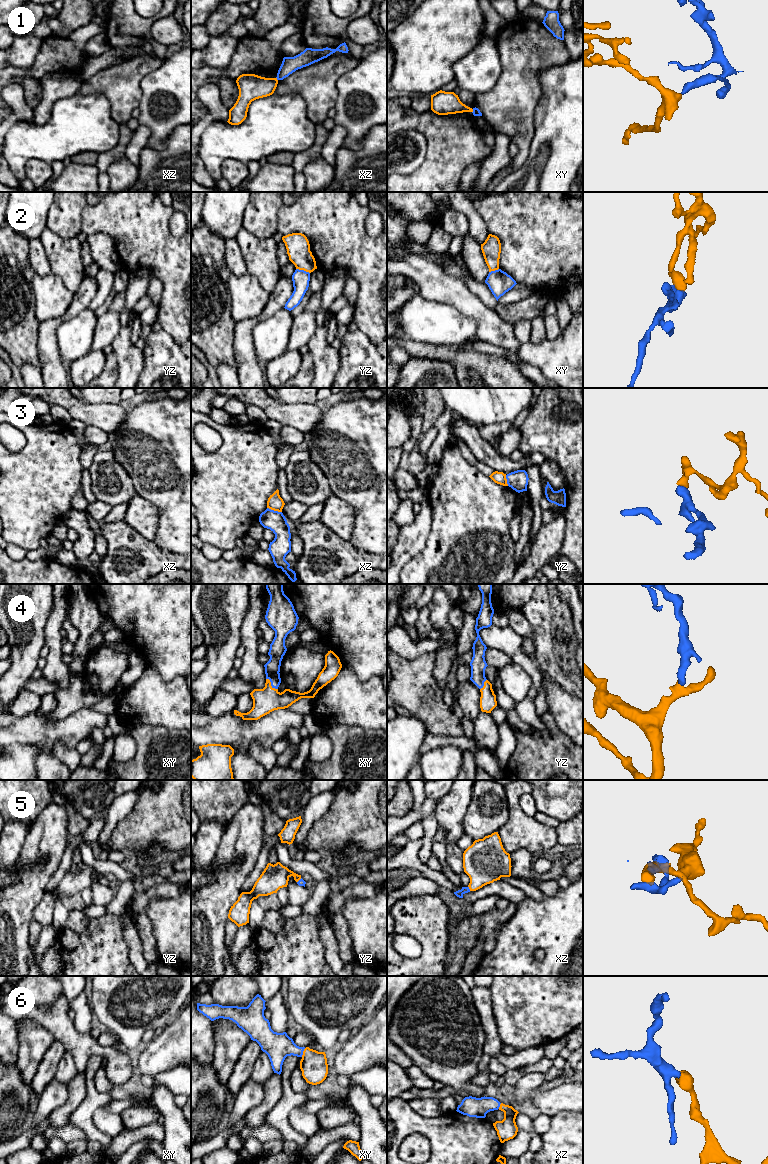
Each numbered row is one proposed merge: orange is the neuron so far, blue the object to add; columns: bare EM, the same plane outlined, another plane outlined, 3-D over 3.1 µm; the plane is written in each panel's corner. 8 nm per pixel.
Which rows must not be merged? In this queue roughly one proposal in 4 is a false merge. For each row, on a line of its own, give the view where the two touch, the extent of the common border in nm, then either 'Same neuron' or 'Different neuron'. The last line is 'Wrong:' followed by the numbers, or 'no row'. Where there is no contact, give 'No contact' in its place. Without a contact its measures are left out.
1: Touches orange in xy. Shared border 30 nm. Different neuron
2: Touches orange in yz. Shared border 120 nm. Different neuron
3: Touches orange in xz. Shared border 130 nm. Different neuron
4: Touches orange in xy. Shared border 130 nm. Same neuron
5: Touches orange in xz. Shared border 40 nm. Same neuron
6: Touches orange in xy. Shared border 80 nm. Same neuron
Wrong: 1, 2, 3

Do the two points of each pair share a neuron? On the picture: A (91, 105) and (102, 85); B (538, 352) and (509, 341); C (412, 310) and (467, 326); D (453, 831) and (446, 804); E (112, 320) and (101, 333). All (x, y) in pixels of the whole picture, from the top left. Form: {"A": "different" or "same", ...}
{"A": "different", "B": "different", "C": "same", "D": "same", "E": "same"}

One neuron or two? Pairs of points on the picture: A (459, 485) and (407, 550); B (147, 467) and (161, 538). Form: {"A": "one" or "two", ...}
{"A": "two", "B": "one"}

